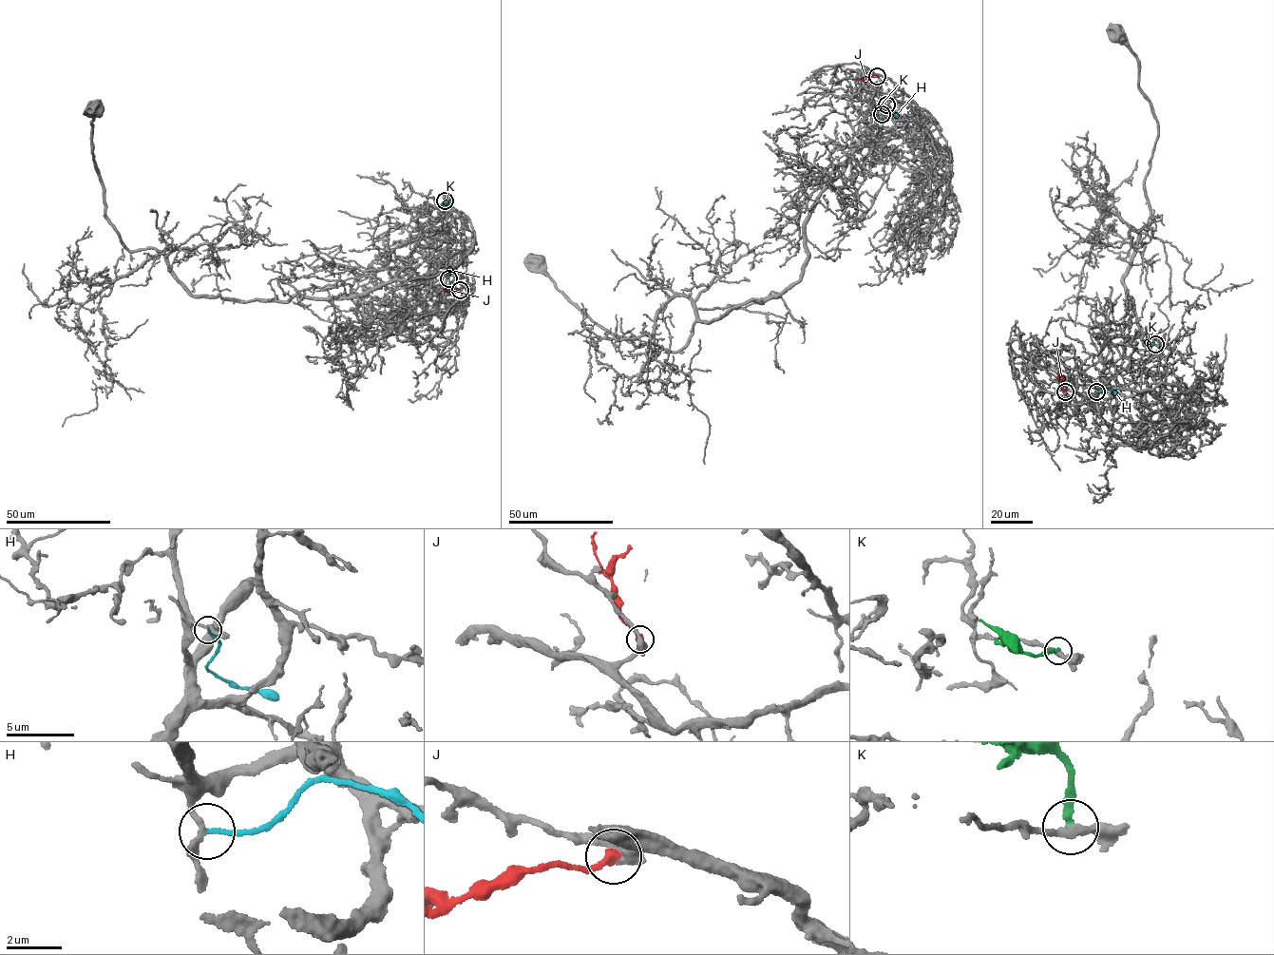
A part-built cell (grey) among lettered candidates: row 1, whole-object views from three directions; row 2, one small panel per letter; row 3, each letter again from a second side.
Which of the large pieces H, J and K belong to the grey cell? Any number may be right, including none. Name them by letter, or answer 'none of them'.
J

